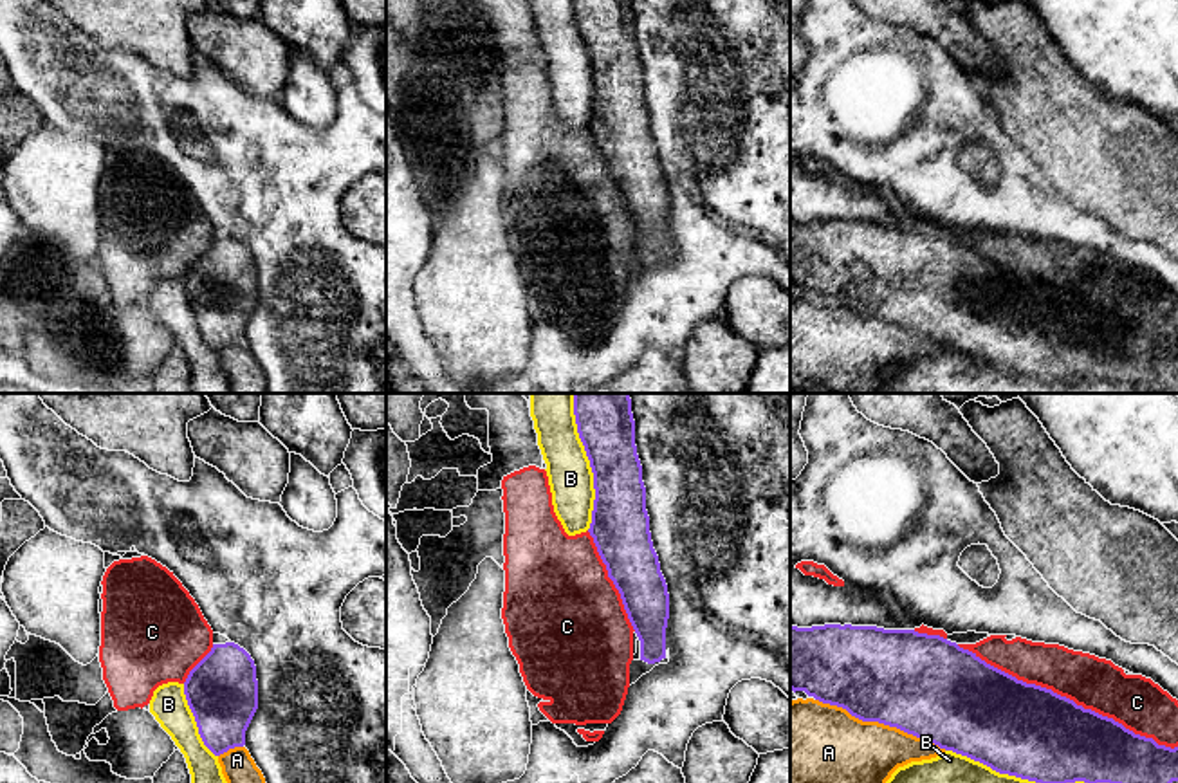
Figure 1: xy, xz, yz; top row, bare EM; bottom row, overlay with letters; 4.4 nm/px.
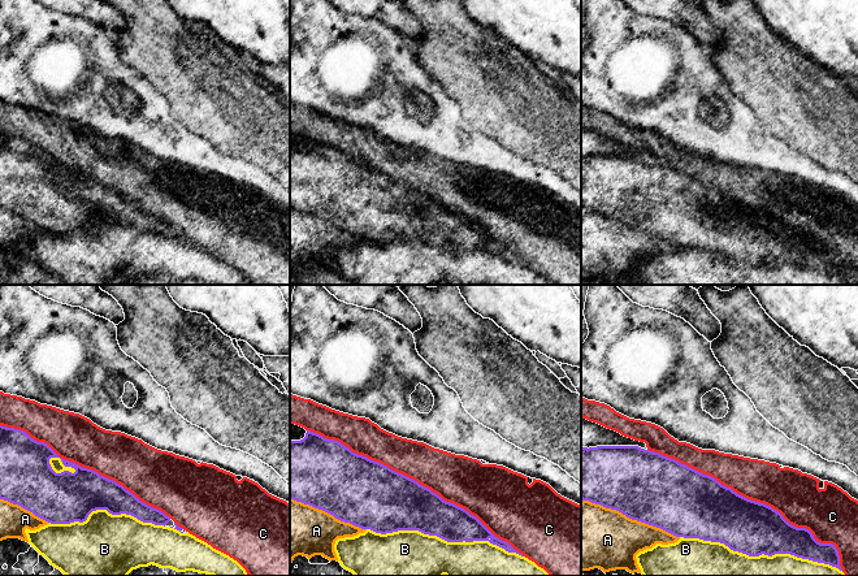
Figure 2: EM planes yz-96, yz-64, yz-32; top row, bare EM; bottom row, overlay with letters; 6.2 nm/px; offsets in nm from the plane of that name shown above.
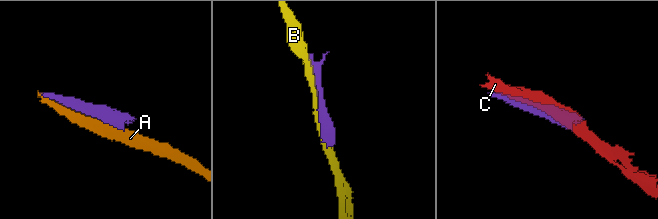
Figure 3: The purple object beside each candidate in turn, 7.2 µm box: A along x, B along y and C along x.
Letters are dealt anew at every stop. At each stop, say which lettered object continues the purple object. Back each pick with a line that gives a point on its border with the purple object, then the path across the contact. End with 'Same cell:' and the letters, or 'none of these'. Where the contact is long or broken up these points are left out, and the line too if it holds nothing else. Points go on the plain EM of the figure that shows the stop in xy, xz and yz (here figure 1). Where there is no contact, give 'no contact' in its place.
Same cell: none of these

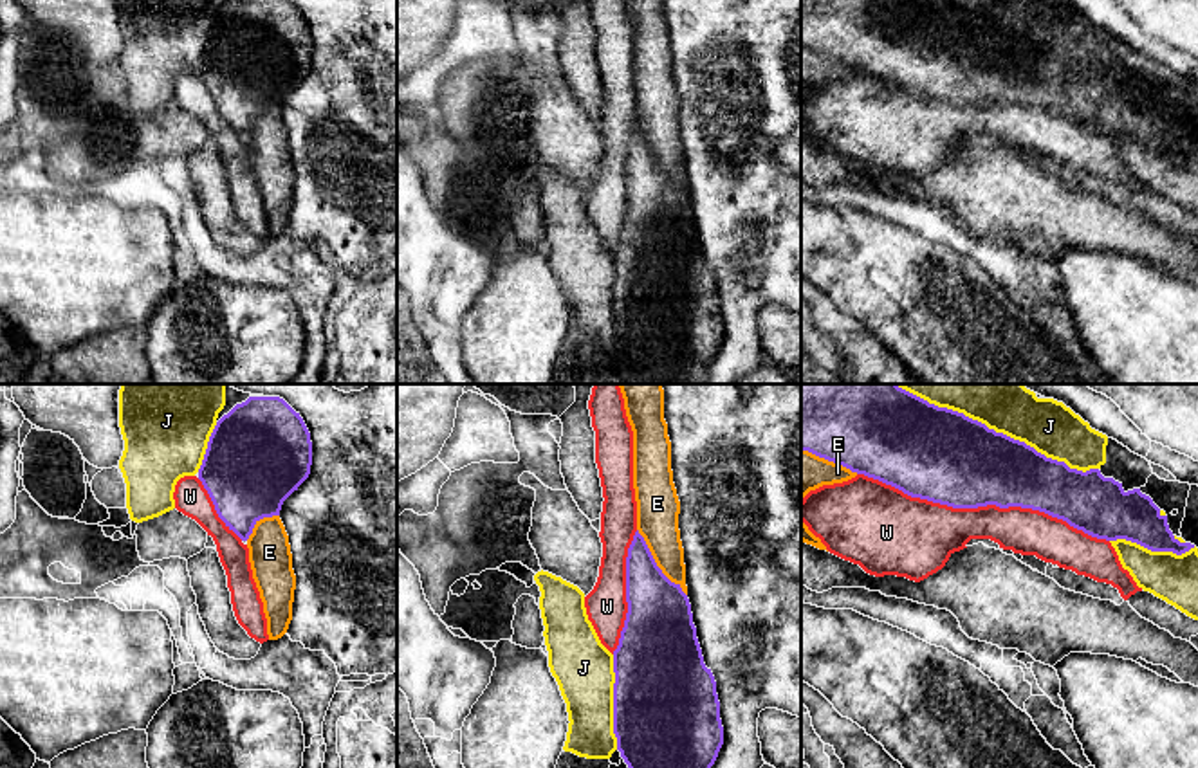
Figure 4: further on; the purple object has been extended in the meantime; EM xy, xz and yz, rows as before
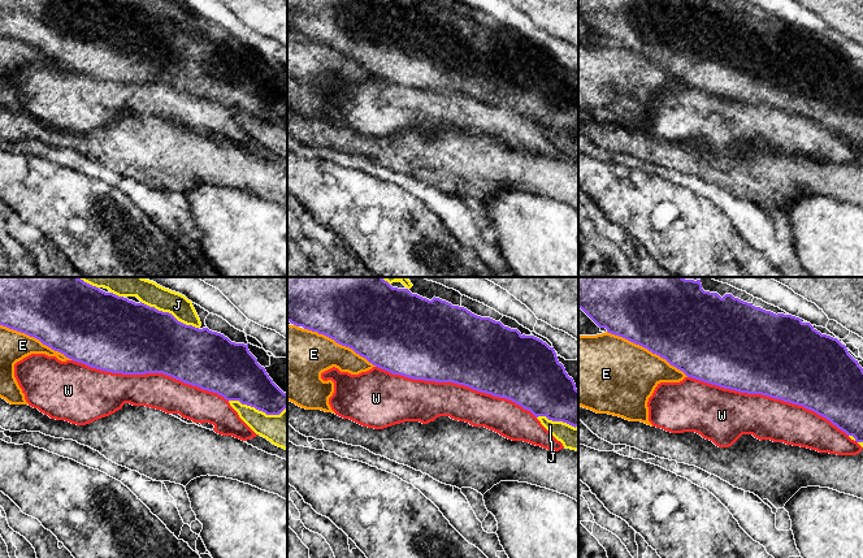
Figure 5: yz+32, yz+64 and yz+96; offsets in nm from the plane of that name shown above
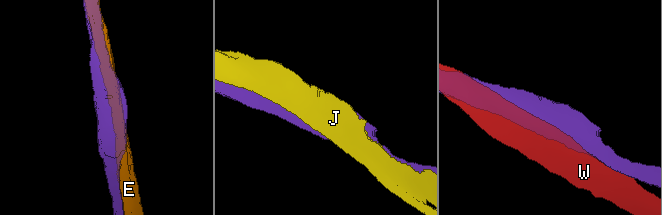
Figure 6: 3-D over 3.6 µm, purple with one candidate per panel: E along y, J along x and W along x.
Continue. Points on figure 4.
Same cell: none of these

